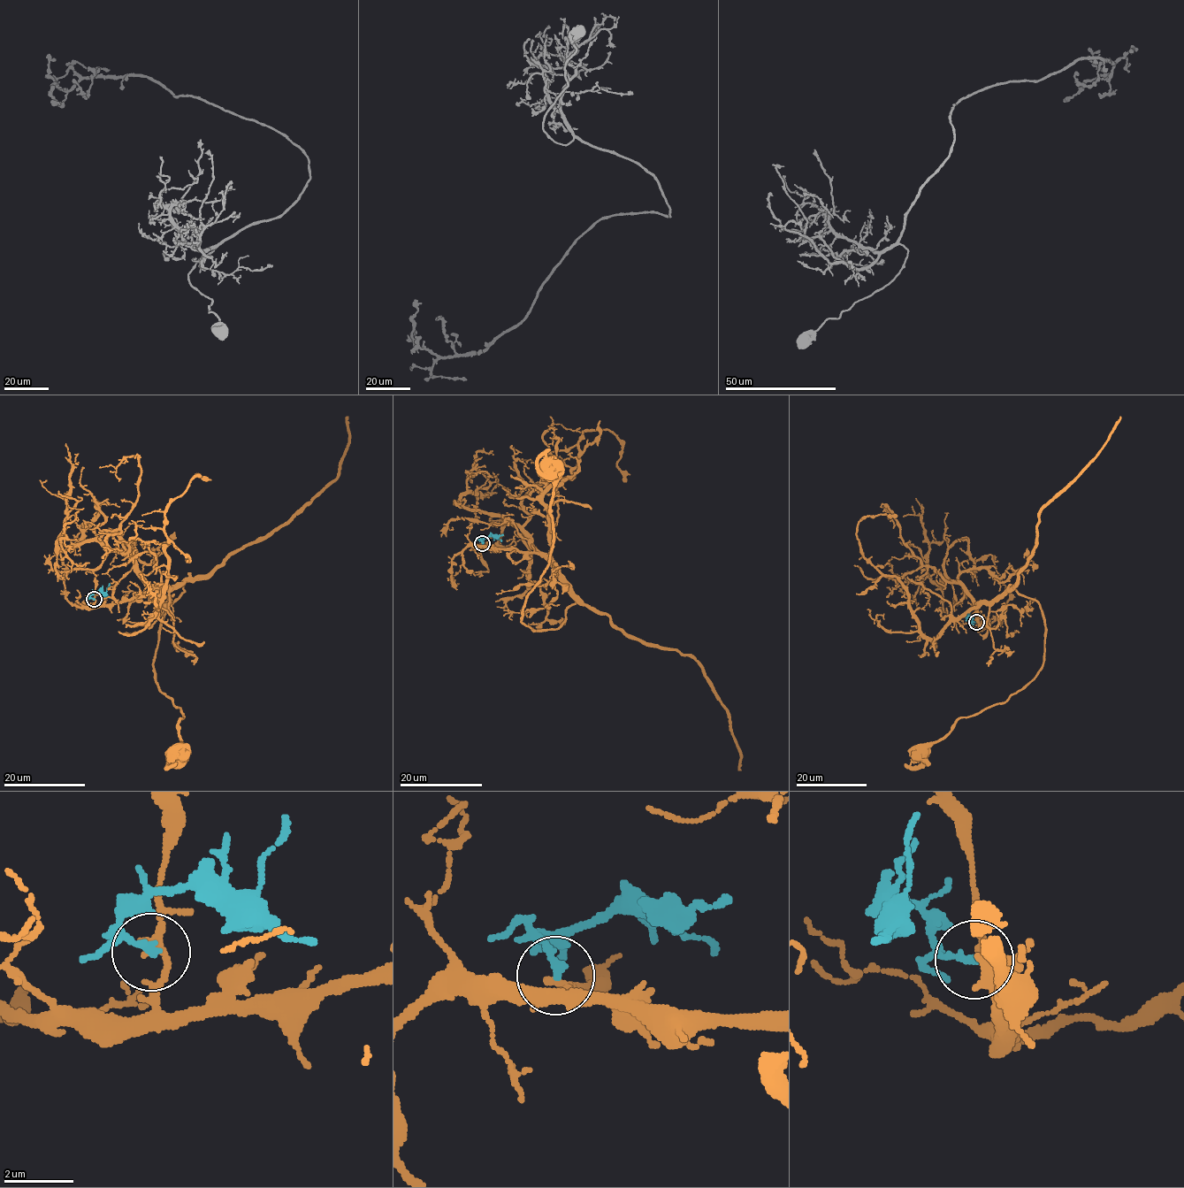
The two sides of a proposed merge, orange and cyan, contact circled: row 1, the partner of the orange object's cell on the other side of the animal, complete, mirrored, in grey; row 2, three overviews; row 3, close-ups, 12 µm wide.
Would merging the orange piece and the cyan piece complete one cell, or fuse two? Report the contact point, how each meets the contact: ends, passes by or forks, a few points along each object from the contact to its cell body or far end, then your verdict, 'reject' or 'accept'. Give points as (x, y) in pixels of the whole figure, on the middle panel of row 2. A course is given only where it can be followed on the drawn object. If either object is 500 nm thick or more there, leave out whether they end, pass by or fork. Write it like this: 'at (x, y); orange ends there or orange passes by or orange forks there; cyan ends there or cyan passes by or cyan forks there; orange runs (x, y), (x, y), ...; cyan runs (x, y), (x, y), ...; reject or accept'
at (482, 543); orange passes by; cyan ends there; orange runs (482, 544), (544, 557), (576, 598), (566, 609), (565, 622), (540, 631), (520, 619), (553, 542), (550, 469); cyan runs (482, 544), (480, 539), (485, 538), (496, 537), (501, 541); reject

